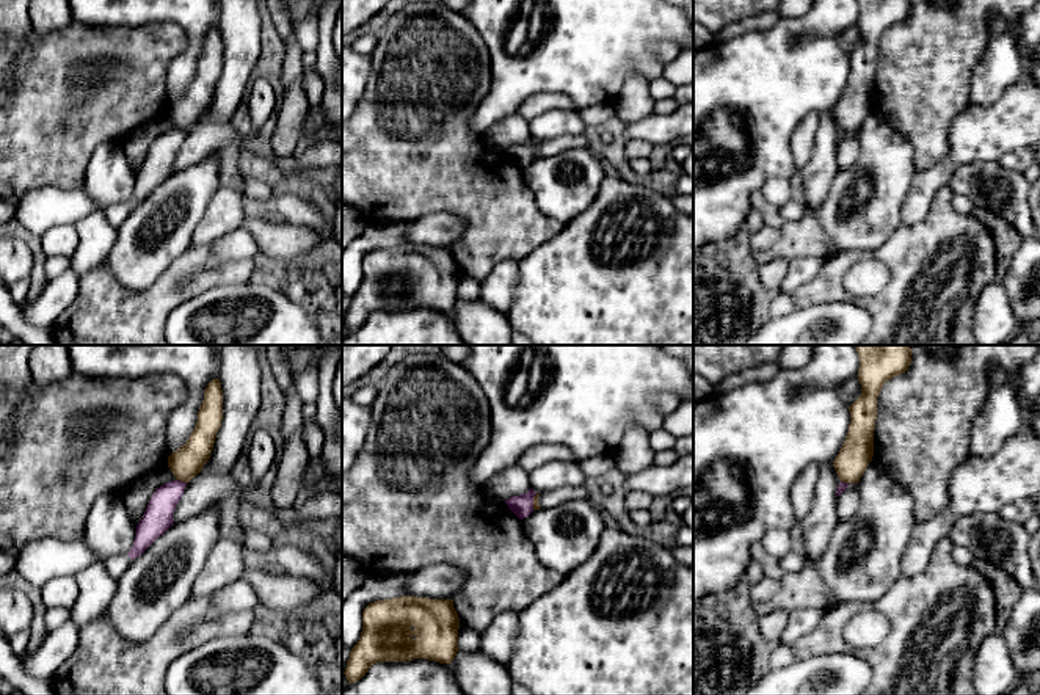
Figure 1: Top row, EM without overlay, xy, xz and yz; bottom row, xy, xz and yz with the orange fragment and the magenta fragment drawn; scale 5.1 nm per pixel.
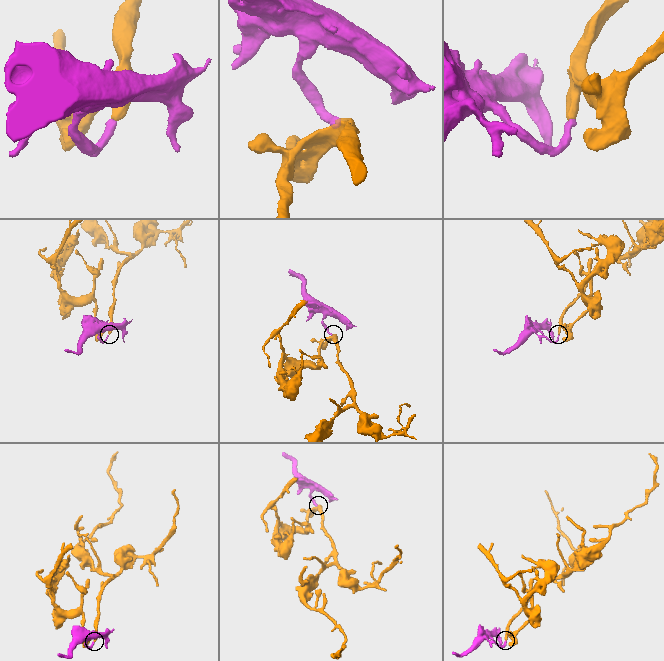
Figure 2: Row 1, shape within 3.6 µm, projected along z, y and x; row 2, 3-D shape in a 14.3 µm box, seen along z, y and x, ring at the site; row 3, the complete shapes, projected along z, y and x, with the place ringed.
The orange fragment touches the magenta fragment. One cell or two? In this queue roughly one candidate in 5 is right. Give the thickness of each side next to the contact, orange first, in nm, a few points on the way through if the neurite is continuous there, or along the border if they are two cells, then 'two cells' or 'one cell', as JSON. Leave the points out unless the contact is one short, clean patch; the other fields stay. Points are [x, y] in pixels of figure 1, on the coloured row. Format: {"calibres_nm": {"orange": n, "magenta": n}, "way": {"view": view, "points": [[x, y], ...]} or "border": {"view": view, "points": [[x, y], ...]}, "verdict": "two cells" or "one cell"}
{"calibres_nm": {"orange": 160, "magenta": 150}, "border": {"view": "xy", "points": [[178, 479], [185, 483]]}, "verdict": "two cells"}

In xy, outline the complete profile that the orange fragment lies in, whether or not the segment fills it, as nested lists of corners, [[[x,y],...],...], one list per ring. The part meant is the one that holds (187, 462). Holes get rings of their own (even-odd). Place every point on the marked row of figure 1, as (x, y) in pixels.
[[[218,378],[204,389],[198,420],[187,442],[168,457],[174,477],[188,483],[209,461],[223,420],[223,389]]]

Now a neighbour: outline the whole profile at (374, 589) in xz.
[[[411,573],[365,574],[364,582],[342,601],[342,646],[351,650],[362,632],[362,612],[375,601],[408,596]]]

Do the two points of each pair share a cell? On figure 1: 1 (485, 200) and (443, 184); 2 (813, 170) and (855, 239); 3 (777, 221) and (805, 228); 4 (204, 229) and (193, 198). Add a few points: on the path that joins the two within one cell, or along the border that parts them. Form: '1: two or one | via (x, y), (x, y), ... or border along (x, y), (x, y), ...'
1: one | via (474, 189), (469, 184), (454, 184)
2: two | border along (840, 170), (818, 211)
3: two | border along (785, 223), (778, 229)
4: two | border along (220, 187), (198, 223), (190, 245)

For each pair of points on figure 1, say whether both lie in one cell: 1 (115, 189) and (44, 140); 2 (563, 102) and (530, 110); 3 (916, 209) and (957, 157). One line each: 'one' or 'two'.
1: two
2: one
3: one

